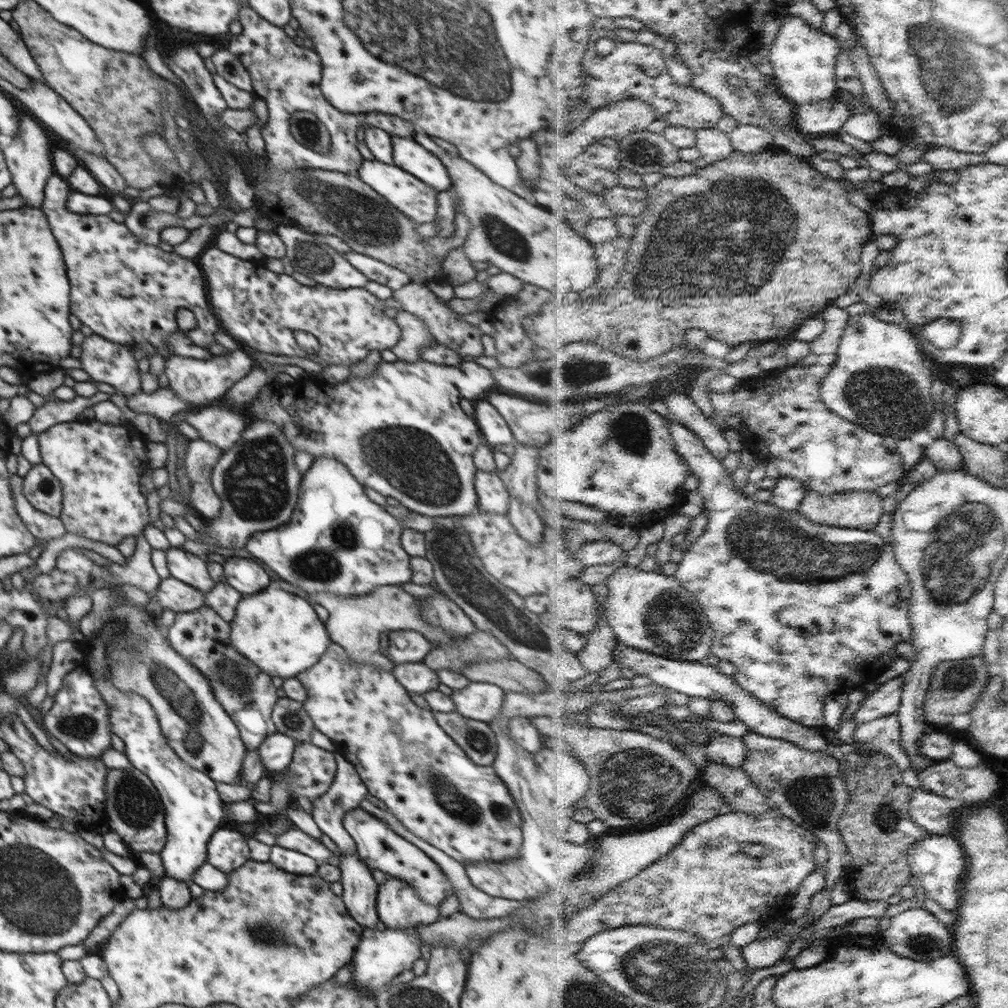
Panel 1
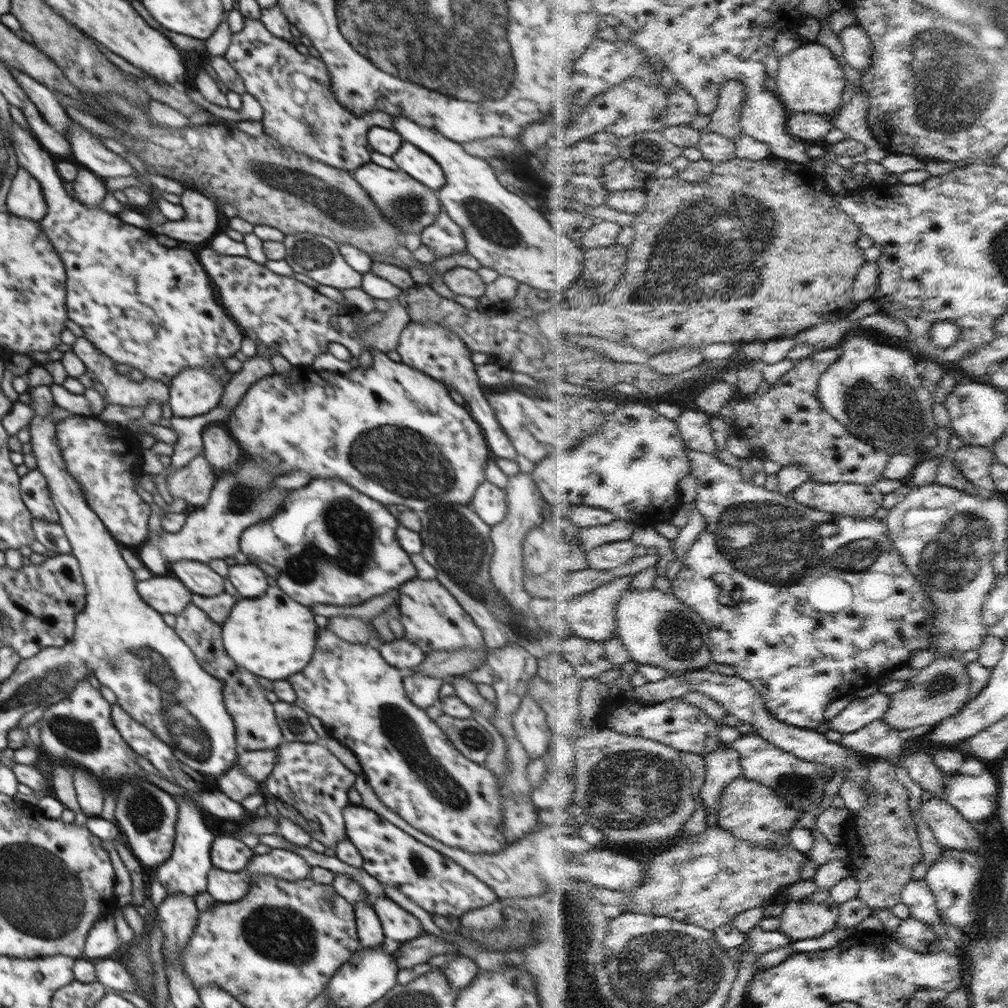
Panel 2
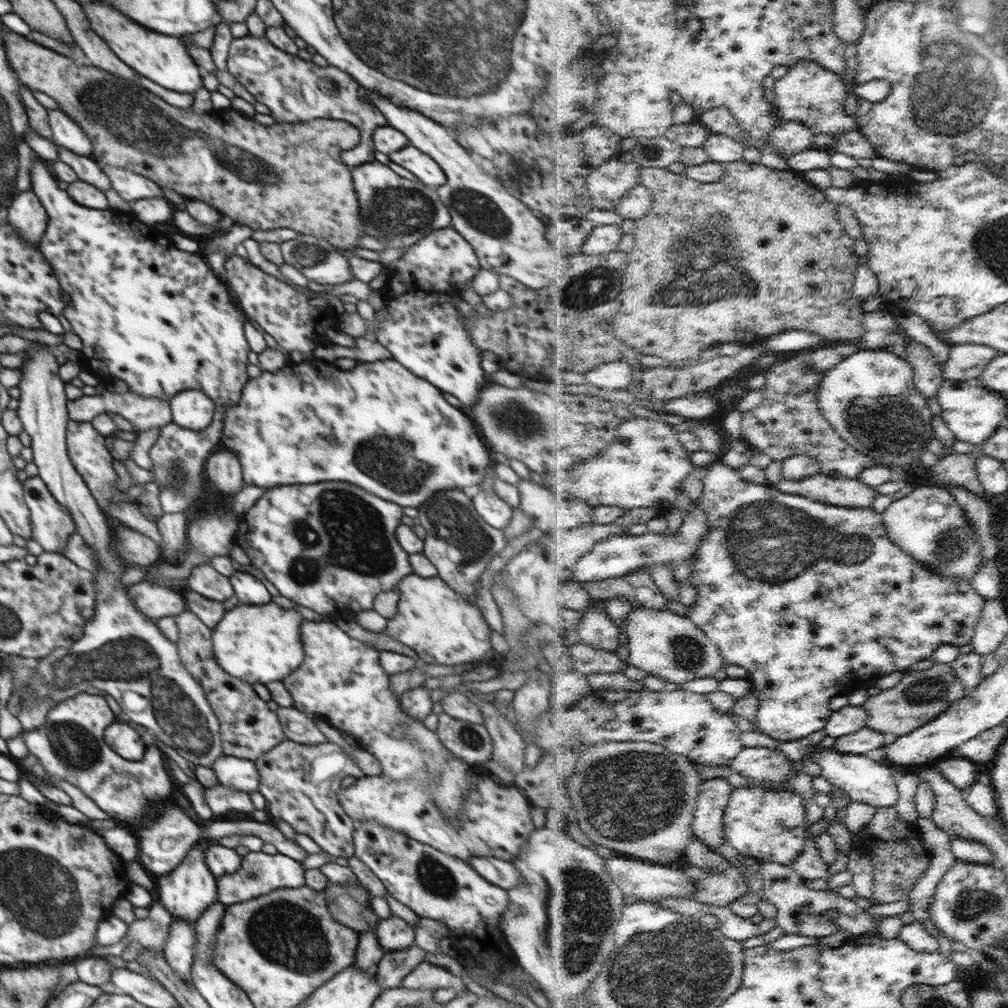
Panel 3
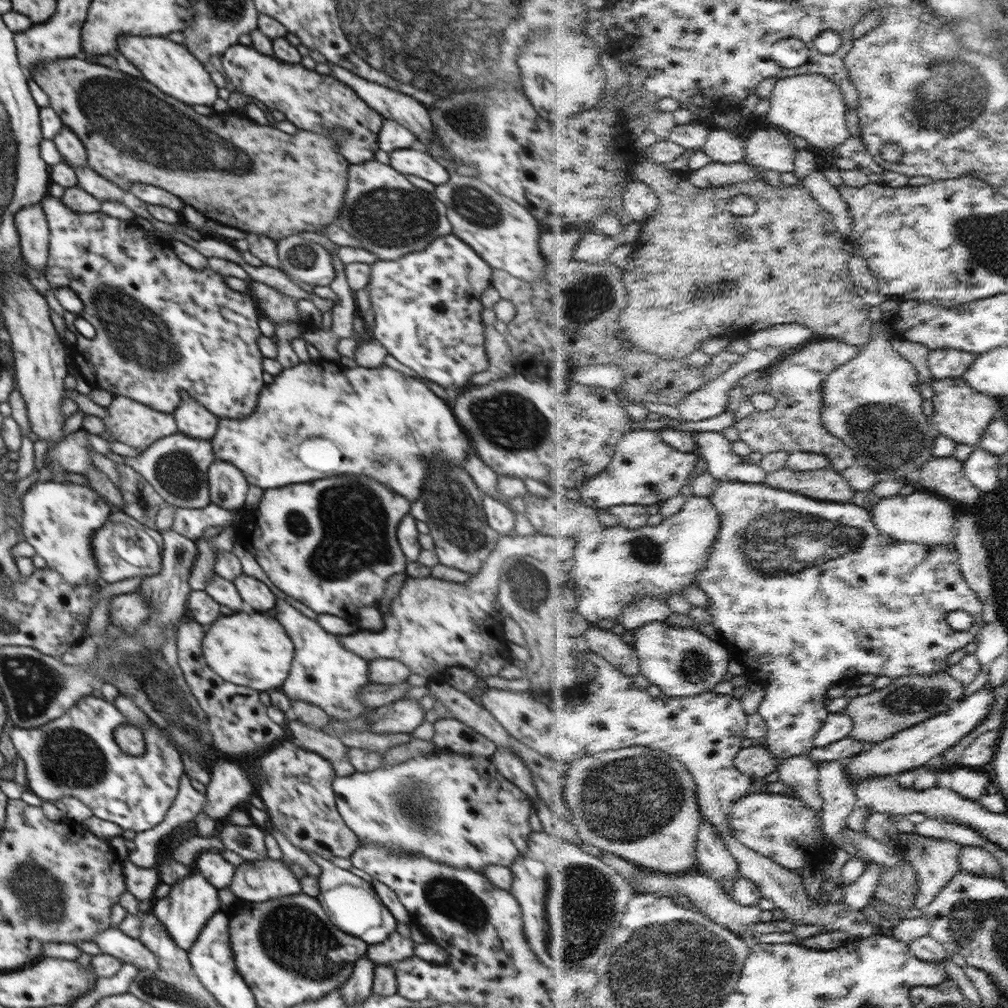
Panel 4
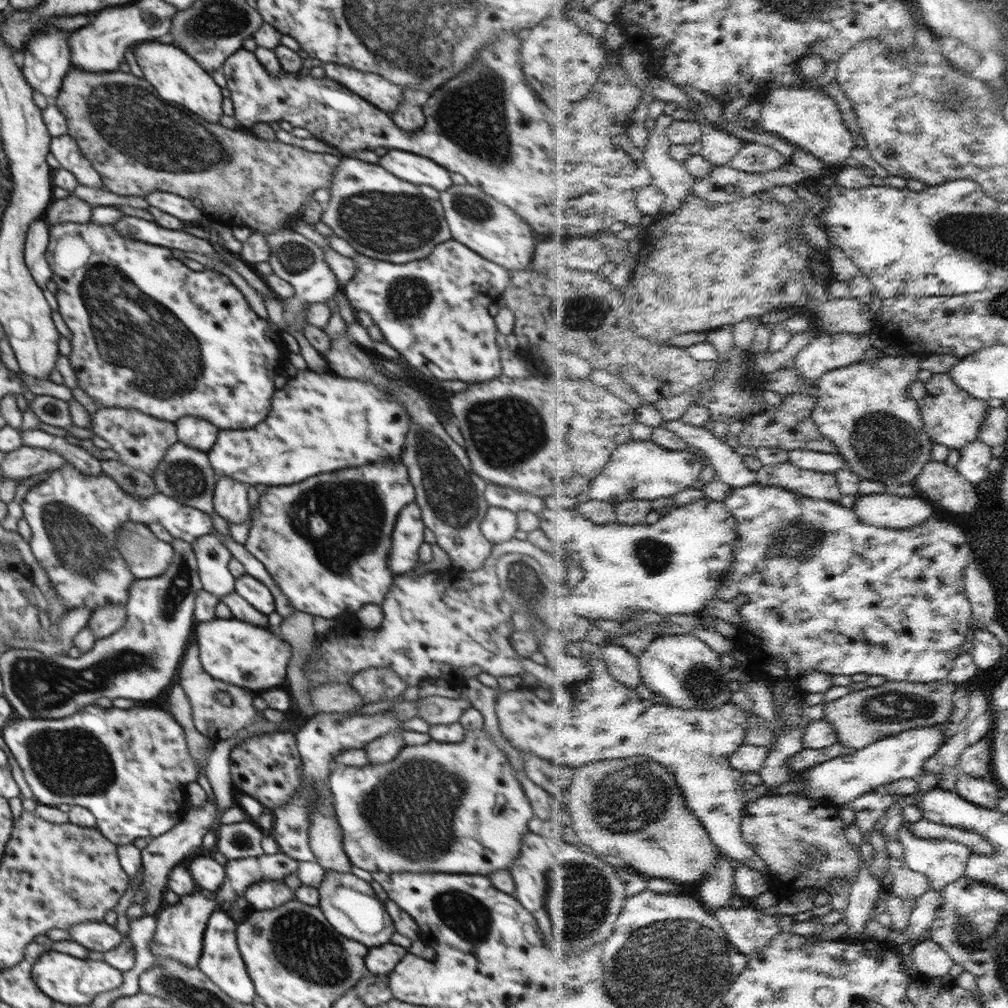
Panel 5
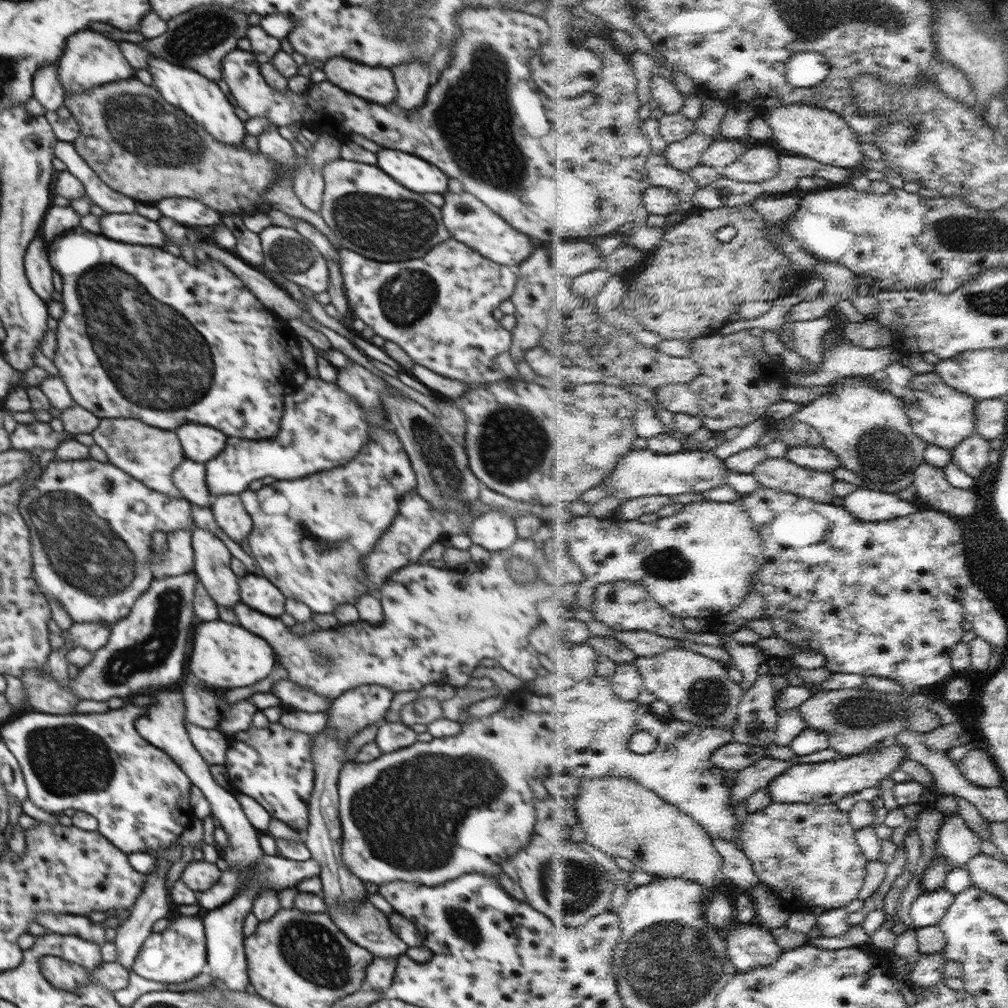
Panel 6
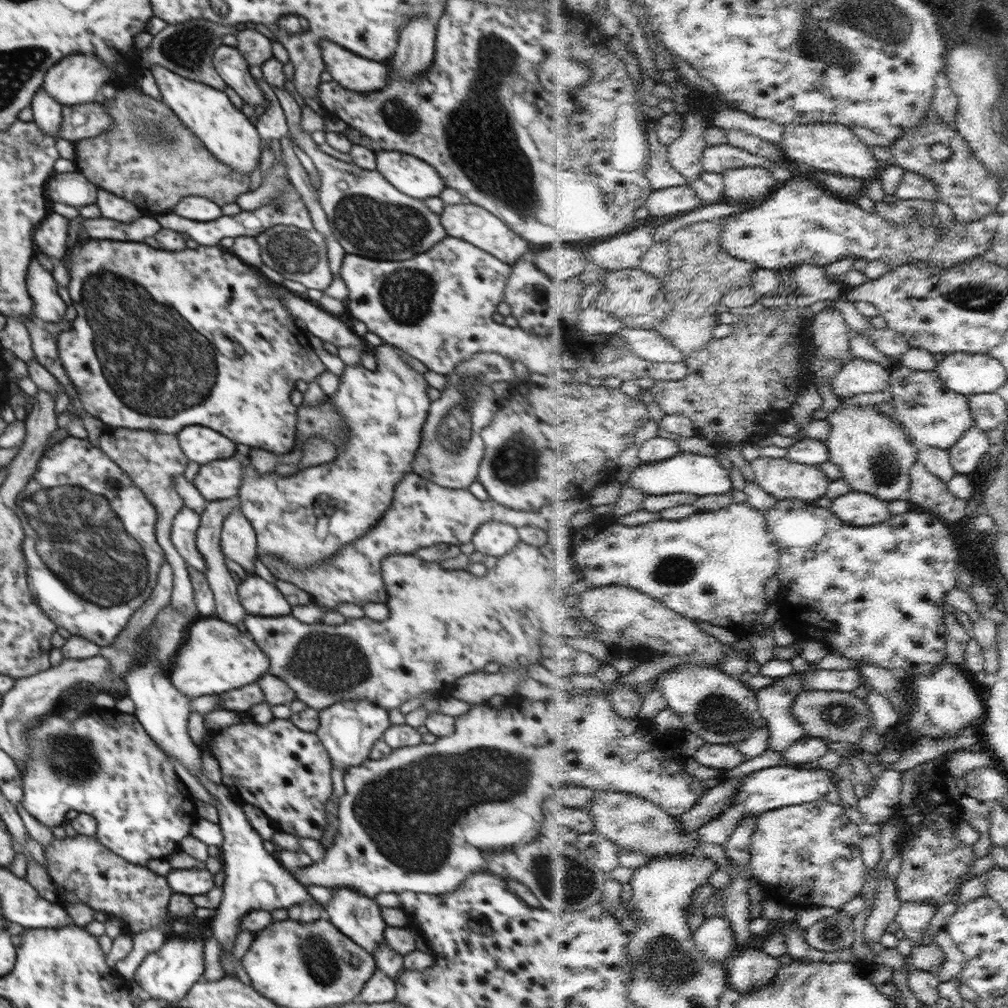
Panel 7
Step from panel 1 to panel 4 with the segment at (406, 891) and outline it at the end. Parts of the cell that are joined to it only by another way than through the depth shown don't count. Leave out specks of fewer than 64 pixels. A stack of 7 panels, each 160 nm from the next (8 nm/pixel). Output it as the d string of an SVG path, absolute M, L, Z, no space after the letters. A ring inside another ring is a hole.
M396 930L388 935L384 942L370 944L367 948L367 956L376 965L391 964L396 961L404 961L414 957L416 942L411 938L402 937Z

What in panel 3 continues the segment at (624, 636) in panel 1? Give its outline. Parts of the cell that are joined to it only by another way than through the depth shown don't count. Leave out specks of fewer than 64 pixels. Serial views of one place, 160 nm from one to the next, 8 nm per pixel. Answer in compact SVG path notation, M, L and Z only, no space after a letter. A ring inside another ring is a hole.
M634 608L626 617L624 630L629 636L630 657L626 660L628 665L636 665L650 674L664 678L669 686L676 684L686 684L697 678L713 677L728 666L720 645L708 636L703 627L698 626L694 620L688 616L680 616L672 610L658 610L655 608Z

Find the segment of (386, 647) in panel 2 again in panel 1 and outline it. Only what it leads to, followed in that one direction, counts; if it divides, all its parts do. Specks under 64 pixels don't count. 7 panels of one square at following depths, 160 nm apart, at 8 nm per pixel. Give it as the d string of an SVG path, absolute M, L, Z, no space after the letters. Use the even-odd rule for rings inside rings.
M394 630L389 631L389 648L383 656L394 665L421 662L432 648L432 643L418 631Z

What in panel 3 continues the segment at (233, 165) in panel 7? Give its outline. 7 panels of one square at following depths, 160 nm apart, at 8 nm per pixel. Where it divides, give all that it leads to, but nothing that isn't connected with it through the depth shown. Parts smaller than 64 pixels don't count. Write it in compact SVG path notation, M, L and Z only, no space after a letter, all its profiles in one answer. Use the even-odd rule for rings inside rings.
M94 2L94 4L82 4L81 7L94 32L104 39L124 64L132 67L138 74L153 80L165 89L178 93L190 93L194 96L197 90L203 88L204 72L188 54L181 38L146 30L136 22L132 22L130 18L122 16L118 10L114 10L108 4Z

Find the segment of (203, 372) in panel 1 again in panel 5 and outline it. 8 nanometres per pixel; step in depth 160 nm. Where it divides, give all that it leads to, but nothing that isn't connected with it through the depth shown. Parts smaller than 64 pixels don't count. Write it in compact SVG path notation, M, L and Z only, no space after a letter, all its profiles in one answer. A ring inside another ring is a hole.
M193 416L179 418L175 426L180 443L206 453L214 447L219 432L211 422Z

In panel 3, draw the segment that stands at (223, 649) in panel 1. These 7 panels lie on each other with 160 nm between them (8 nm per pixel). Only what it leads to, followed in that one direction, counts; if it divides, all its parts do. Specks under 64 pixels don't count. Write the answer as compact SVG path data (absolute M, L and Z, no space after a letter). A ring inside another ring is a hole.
M190 610L175 616L179 630L177 649L184 668L204 689L208 704L219 718L222 753L236 758L255 759L287 740L278 715L268 709L253 685L230 676L216 662L211 639L212 631Z

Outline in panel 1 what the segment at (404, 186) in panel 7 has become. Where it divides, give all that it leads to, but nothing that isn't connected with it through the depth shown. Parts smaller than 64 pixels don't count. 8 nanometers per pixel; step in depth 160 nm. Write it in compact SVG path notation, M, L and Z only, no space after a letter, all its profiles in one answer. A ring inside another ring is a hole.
M392 136L393 165L419 178L438 191L451 188L452 181L444 163L413 138Z

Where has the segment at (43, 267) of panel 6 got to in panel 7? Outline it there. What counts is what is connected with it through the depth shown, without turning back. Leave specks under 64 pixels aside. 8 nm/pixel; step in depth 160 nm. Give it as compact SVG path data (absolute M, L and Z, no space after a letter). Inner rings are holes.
M33 256L25 278L28 293L34 303L34 317L41 325L58 323L64 319L67 306L60 298L52 273L44 269Z

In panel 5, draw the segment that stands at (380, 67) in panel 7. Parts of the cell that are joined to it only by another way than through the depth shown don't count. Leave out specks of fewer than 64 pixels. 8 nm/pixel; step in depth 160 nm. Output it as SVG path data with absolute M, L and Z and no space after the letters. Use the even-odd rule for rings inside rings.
M324 63L326 77L344 85L348 91L364 98L380 110L393 114L404 101L404 92L396 83L384 80L380 74L352 70L336 63Z

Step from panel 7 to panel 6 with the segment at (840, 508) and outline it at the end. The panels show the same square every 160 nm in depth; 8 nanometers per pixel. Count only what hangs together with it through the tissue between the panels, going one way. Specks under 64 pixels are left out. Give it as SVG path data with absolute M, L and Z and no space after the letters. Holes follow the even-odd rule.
M860 486L856 492L844 498L844 506L852 514L865 521L889 521L919 513L912 501L902 500L898 493L880 492Z

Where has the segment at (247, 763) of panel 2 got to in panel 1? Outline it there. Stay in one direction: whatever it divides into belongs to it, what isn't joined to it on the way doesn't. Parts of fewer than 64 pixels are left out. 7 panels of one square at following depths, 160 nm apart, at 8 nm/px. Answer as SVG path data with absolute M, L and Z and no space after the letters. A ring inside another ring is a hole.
M281 732L268 735L257 748L266 772L284 772L292 762L295 746L296 741Z

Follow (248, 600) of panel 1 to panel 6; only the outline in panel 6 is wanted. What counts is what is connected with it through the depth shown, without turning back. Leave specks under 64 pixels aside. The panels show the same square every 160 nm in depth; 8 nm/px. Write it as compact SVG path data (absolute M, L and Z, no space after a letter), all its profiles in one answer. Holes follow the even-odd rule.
M220 618L215 621L197 621L192 628L192 642L185 665L188 674L191 674L198 682L202 682L207 688L225 691L228 688L242 688L252 686L258 680L266 678L270 670L276 664L274 652L260 636L243 626L232 626Z

